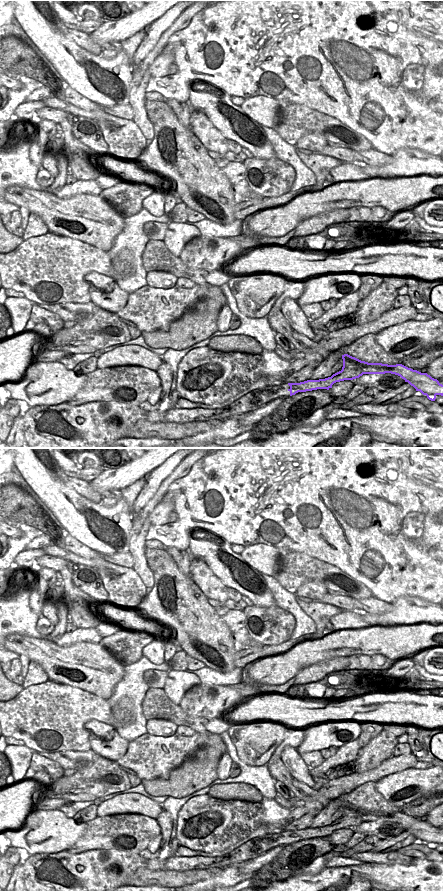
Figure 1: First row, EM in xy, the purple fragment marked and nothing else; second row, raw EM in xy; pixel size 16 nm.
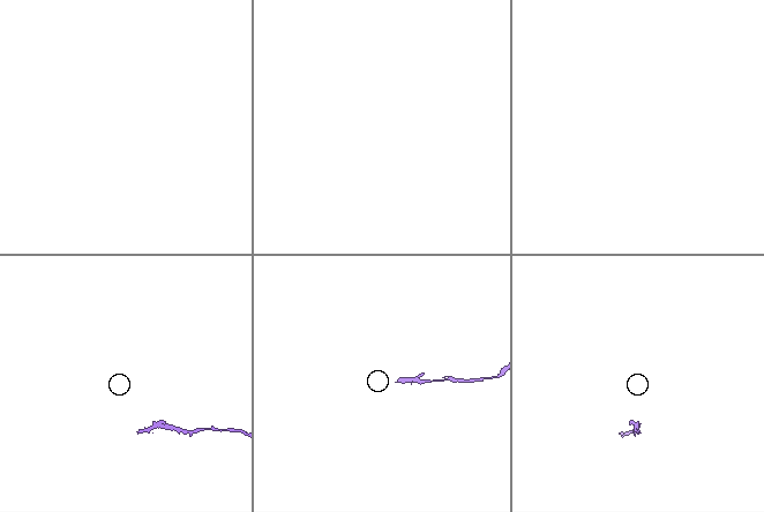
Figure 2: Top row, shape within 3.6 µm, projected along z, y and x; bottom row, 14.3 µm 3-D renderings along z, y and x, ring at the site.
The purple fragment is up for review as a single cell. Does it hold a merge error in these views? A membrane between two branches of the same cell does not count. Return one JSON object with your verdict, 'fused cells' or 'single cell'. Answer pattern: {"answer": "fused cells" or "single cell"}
{"answer": "fused cells"}

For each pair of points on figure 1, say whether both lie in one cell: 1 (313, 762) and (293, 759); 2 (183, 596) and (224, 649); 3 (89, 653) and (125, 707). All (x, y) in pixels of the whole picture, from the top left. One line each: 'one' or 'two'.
1: two
2: one
3: two

